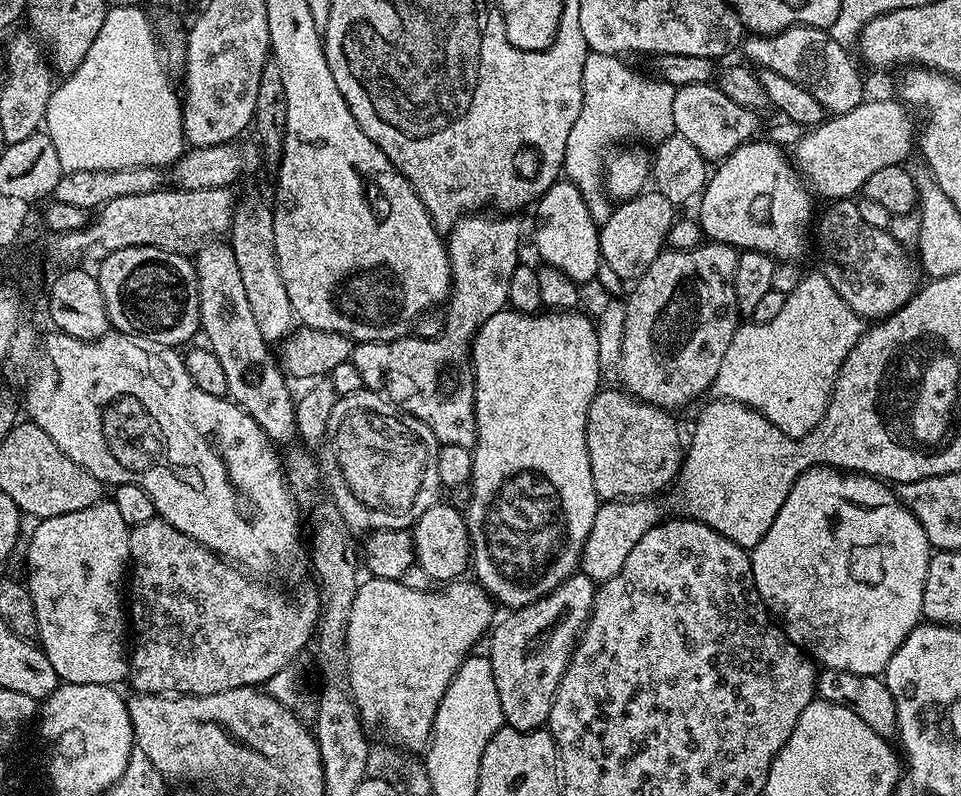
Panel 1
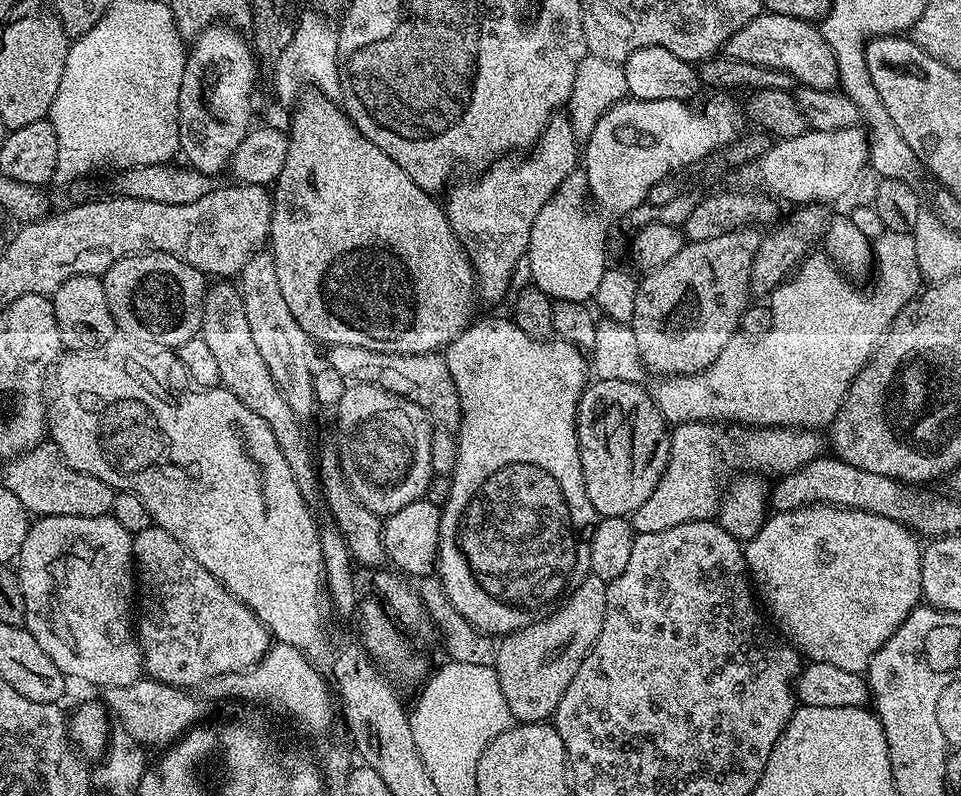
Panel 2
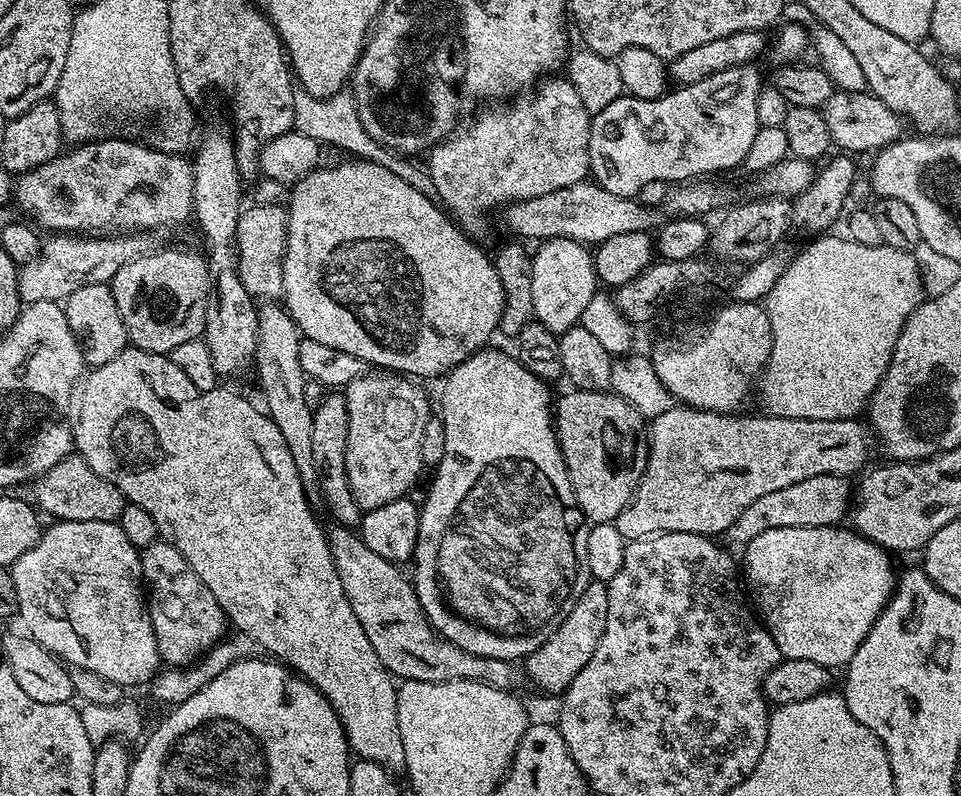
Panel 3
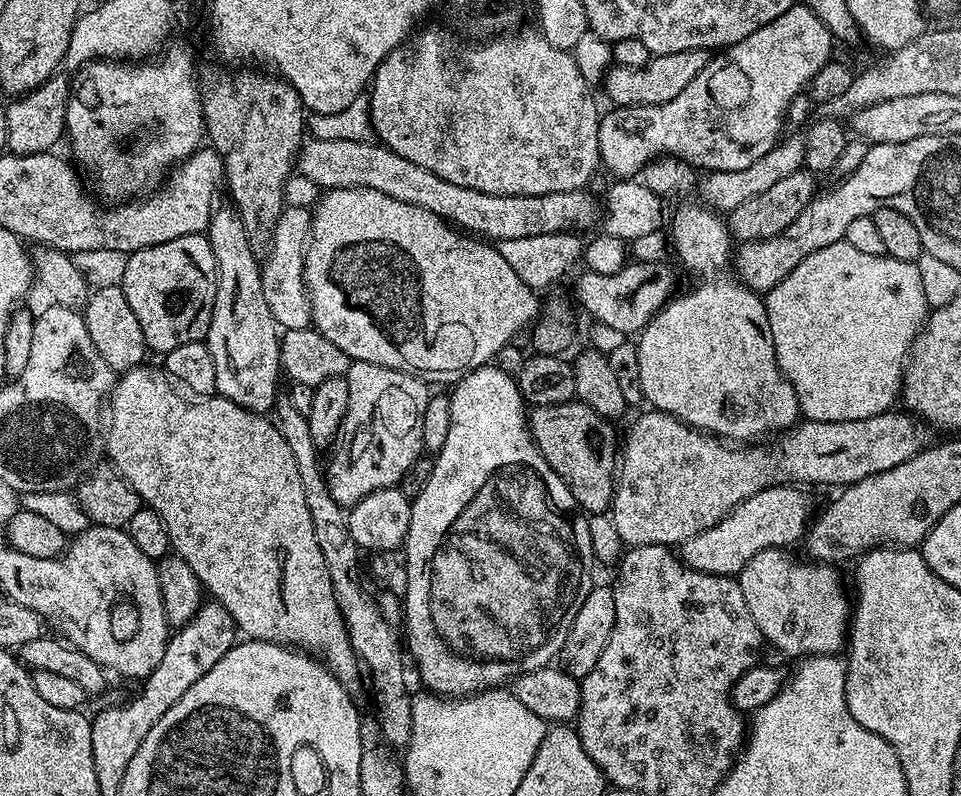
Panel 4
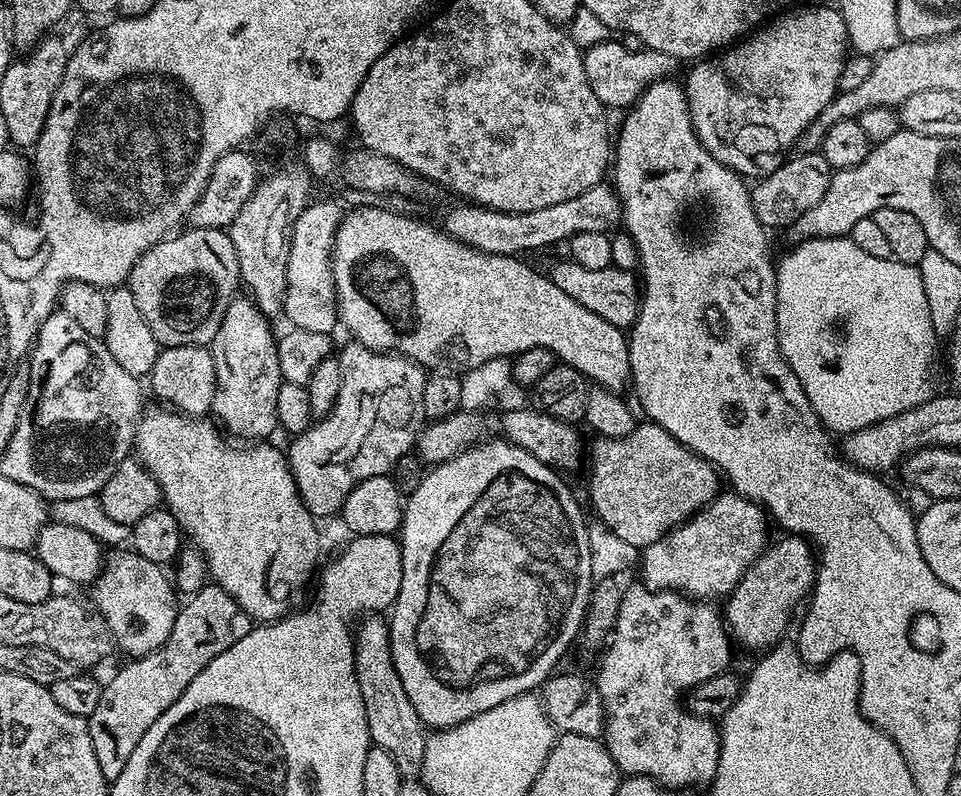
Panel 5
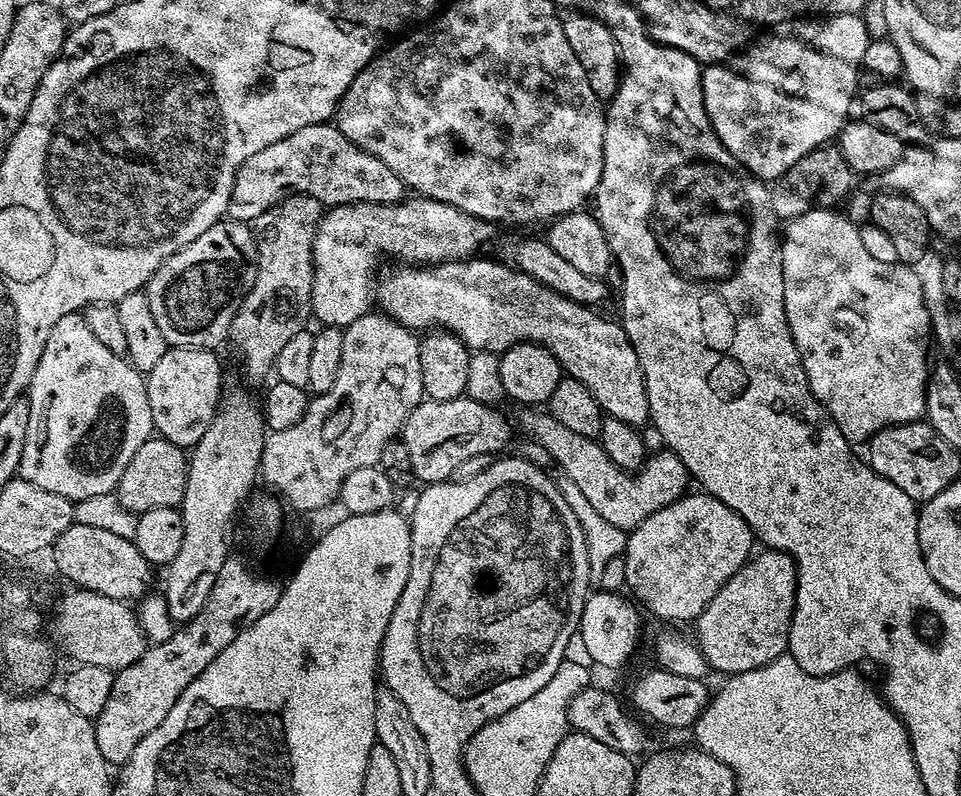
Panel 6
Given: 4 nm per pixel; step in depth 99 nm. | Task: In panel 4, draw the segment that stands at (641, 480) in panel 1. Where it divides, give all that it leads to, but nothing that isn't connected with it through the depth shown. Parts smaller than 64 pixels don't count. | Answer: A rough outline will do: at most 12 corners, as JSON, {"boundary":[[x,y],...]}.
{"boundary":[[574,399],[528,412],[576,507],[604,514],[618,471],[613,421]]}

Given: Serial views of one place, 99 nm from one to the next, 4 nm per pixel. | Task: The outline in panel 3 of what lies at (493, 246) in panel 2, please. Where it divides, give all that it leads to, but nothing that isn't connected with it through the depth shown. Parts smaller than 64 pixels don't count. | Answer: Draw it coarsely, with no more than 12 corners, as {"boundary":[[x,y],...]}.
{"boundary":[[567,78],[485,107],[427,153],[469,236],[589,179],[592,116]]}

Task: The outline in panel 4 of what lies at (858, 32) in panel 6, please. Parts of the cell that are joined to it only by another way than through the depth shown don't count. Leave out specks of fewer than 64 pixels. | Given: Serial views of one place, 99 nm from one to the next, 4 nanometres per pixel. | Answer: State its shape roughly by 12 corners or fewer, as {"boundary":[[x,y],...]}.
{"boundary":[[803,2],[670,102],[600,117],[616,178],[671,156],[743,170],[833,59]]}

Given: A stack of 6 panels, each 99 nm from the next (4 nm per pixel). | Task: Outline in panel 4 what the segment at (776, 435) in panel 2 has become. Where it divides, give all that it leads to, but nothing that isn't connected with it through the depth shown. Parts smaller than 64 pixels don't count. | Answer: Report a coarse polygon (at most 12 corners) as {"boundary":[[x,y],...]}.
{"boundary":[[907,410],[729,446],[647,411],[619,449],[625,546],[682,546],[777,484],[857,484],[923,452]]}

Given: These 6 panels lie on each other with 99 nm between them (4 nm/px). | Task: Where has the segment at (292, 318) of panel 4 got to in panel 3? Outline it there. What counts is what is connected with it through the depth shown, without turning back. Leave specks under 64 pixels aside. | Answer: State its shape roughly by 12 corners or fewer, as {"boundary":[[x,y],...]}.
{"boundary":[[240,214],[238,267],[253,298],[284,295],[288,214]]}

